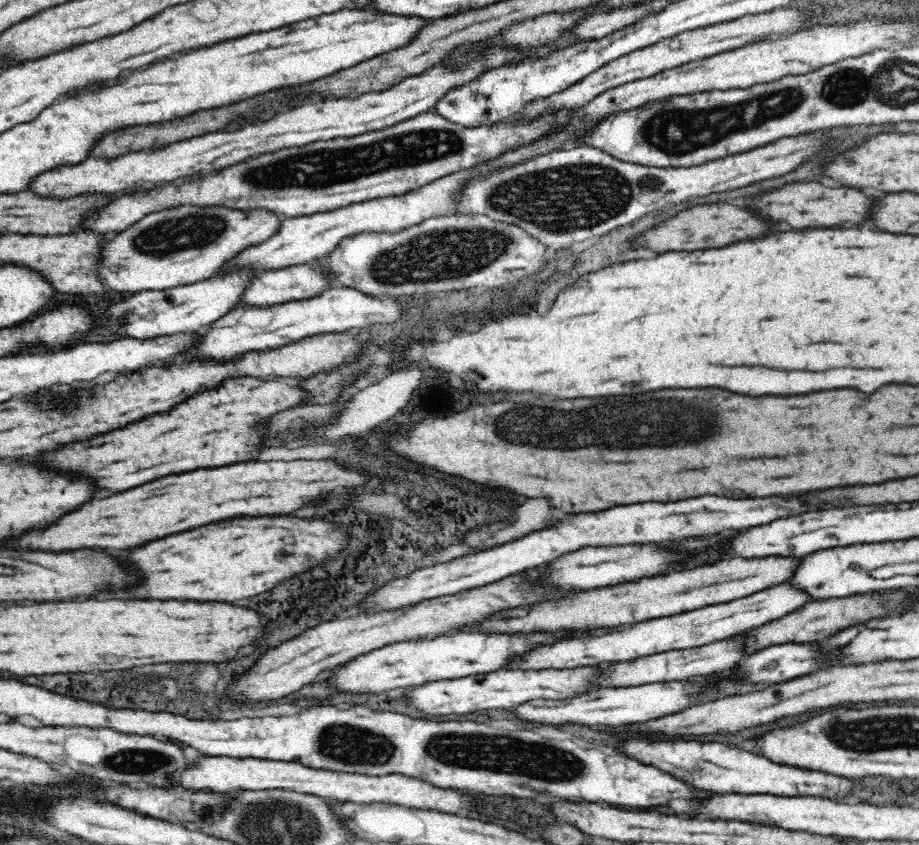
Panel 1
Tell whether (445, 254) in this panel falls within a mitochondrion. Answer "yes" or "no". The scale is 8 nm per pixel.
yes

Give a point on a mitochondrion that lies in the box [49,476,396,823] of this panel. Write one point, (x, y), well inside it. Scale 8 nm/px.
(133, 760)

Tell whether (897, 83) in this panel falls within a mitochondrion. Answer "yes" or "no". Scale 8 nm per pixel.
yes

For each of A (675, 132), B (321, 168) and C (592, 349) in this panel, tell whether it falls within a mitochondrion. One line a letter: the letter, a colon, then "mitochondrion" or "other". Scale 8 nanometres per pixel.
A: mitochondrion
B: mitochondrion
C: other

